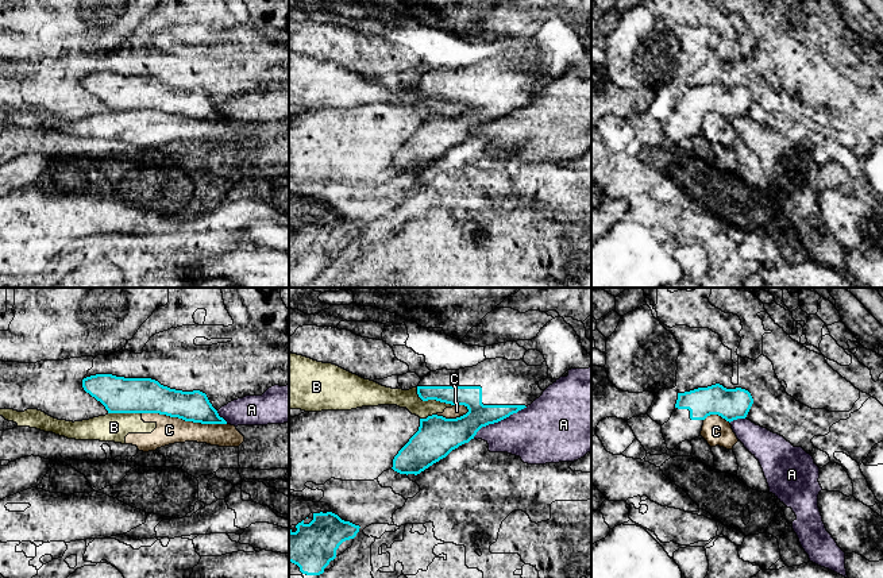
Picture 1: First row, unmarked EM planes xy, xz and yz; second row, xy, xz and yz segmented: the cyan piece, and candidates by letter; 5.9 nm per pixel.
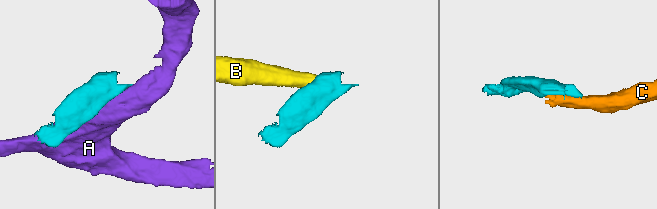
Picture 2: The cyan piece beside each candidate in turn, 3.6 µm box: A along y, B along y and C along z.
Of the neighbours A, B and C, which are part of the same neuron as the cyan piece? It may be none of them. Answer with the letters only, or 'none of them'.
none of them

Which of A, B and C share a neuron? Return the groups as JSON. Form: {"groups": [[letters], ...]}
{"groups": [["A"], ["B", "C"]]}

